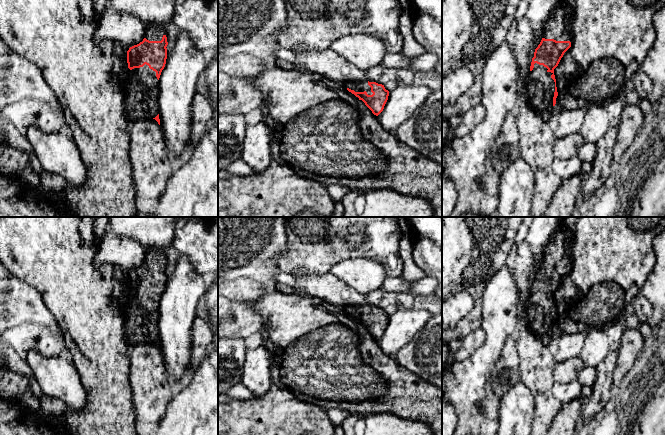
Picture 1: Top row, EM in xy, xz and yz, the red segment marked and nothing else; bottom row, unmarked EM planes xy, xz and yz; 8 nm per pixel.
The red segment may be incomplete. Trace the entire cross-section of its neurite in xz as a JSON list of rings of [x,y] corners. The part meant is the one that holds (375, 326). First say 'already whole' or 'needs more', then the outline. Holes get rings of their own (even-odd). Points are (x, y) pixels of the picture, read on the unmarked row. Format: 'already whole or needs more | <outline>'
needs more | [[[366,304],[347,306],[344,310],[359,324],[362,324],[374,339],[378,340],[383,335],[389,320],[389,315],[385,313],[384,309]]]

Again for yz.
needs more | [[[573,228],[553,232],[544,247],[543,262],[535,273],[527,305],[529,331],[548,346],[558,320],[554,293],[571,271]]]

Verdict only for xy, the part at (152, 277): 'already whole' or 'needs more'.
needs more

